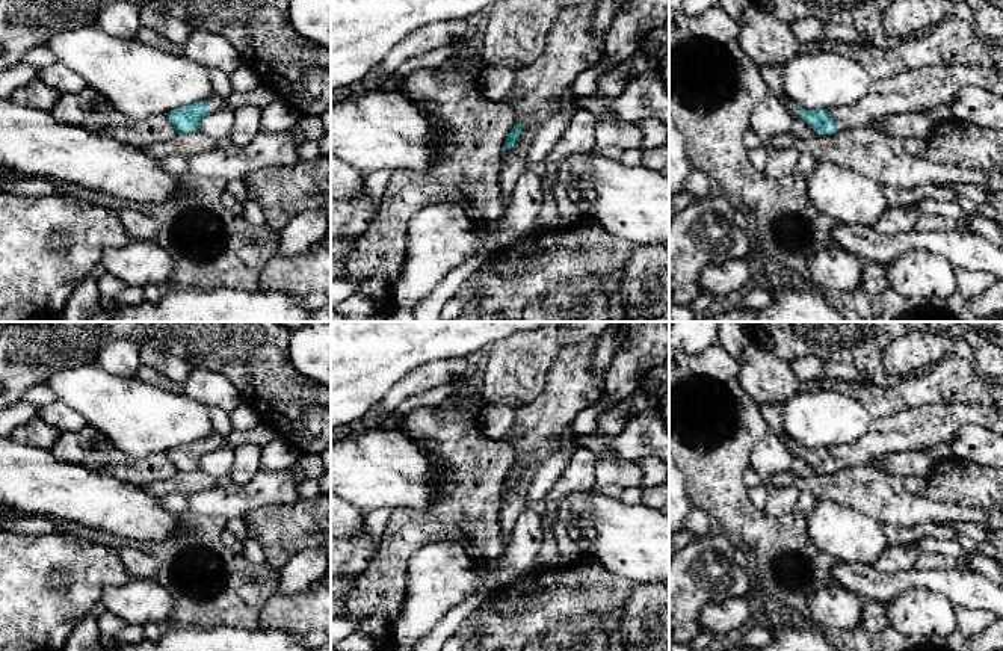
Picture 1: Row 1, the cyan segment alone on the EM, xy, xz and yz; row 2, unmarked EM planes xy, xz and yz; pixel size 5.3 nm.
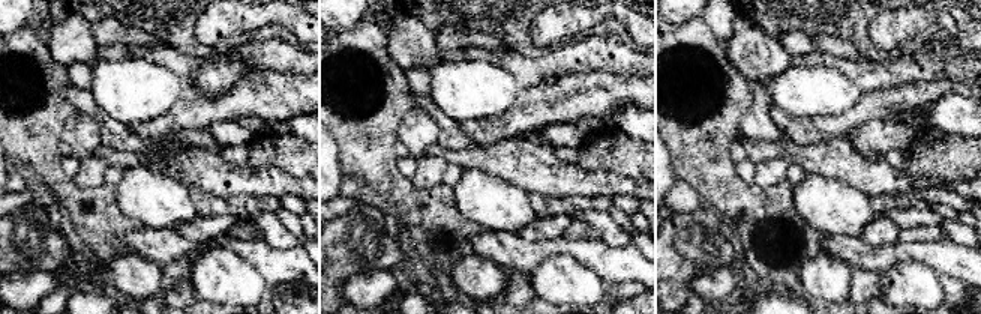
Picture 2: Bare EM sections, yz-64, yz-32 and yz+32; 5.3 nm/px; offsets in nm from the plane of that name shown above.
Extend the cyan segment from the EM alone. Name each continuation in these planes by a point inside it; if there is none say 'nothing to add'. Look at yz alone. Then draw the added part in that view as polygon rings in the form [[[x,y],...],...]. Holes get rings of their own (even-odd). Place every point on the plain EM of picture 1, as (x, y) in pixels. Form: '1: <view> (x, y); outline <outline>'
1: yz (919, 429); outline [[[959,402],[917,406],[873,418],[859,440],[828,450],[837,461],[837,470],[864,467],[887,453],[929,452],[938,444],[949,446],[965,424],[1003,433],[1003,409]]]

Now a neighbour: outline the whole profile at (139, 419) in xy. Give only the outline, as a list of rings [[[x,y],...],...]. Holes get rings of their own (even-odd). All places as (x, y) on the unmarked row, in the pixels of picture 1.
[[[97,361],[57,370],[44,384],[131,458],[169,452],[216,432],[205,405],[136,376],[116,376]]]

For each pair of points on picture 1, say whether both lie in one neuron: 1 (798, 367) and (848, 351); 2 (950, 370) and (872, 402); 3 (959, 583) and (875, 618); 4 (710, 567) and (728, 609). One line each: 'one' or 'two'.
1: two
2: one
3: two
4: two

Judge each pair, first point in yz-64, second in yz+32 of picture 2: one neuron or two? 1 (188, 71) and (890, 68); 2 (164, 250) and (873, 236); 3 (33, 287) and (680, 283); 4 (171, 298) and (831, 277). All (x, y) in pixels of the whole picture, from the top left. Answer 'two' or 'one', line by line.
1: one
2: two
3: two
4: two

